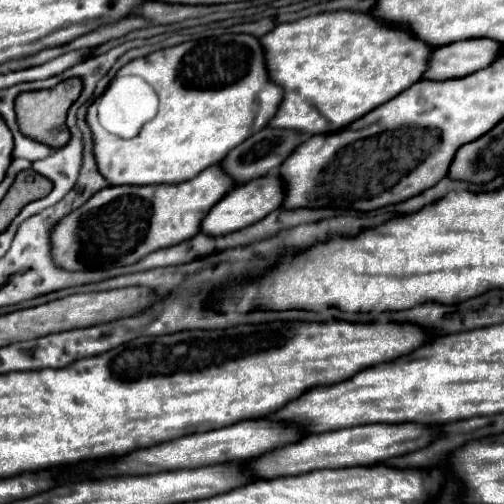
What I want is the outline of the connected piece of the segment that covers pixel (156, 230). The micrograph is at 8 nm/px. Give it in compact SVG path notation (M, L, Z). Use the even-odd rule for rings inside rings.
M217 165L179 185L105 187L55 223L49 233L53 263L65 271L99 271L133 265L151 251L197 235L201 219L229 189L231 183L219 175Z

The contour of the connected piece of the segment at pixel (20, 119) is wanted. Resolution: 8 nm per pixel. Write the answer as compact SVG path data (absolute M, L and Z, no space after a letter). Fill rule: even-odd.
M67 79L63 83L59 83L53 89L45 89L45 91L29 91L23 93L15 99L15 113L17 113L17 125L19 131L27 137L31 137L33 141L39 141L43 145L49 145L51 149L59 149L69 141L69 131L65 127L65 117L67 117L67 109L71 107L71 103L81 95L81 79Z

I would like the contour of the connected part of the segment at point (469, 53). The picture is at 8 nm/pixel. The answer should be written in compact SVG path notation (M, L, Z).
M471 39L457 41L431 51L427 61L427 71L421 79L447 81L455 77L465 77L493 63L499 43L491 39Z

